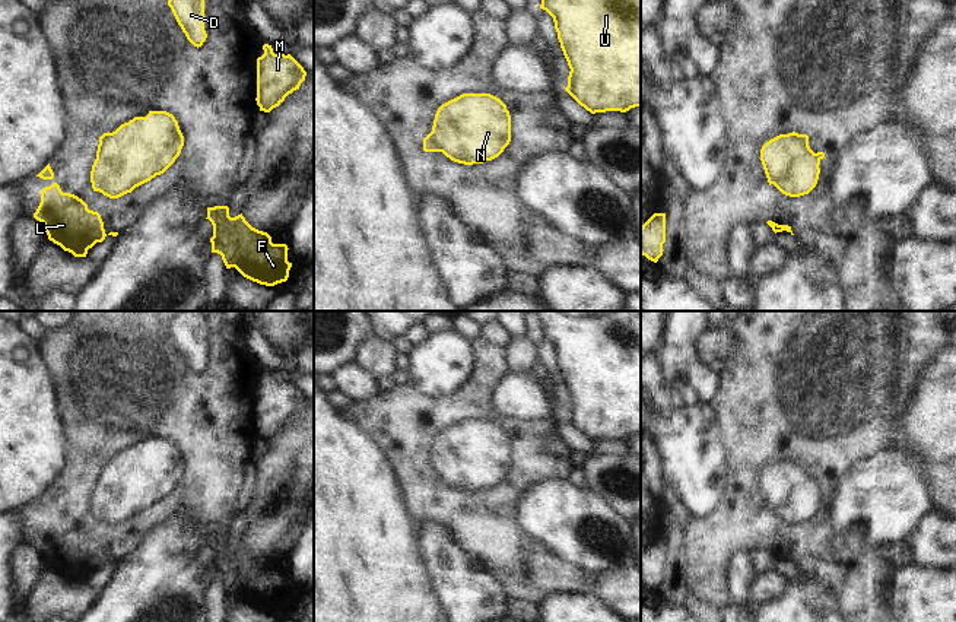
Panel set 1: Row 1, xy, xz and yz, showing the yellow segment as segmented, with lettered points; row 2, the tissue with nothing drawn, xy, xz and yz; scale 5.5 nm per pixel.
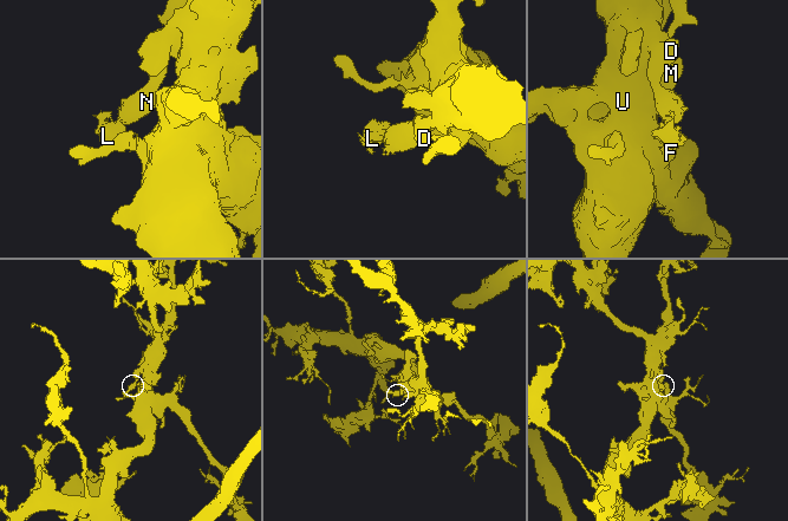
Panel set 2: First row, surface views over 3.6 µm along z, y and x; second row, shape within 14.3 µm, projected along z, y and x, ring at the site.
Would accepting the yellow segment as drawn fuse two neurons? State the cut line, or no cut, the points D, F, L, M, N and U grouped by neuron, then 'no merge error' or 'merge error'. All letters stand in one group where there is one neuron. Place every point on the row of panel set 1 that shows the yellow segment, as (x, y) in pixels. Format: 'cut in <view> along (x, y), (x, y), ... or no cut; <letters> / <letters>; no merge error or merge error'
cut in xy along (111, 133), (94, 168), (94, 187), (97, 190); D F M N U / L; merge error

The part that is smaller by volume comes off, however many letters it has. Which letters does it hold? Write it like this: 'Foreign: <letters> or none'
Foreign: L

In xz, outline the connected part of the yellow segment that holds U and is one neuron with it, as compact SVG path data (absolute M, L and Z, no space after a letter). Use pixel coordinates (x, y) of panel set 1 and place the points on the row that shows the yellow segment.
M541 0L540 9L546 10L555 22L560 48L571 69L565 91L591 114L606 111L626 112L641 107L641 0Z

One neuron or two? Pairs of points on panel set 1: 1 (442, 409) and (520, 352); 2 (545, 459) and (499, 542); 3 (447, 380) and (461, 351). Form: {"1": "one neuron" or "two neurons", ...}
{"1": "two neurons", "2": "one neuron", "3": "one neuron"}

